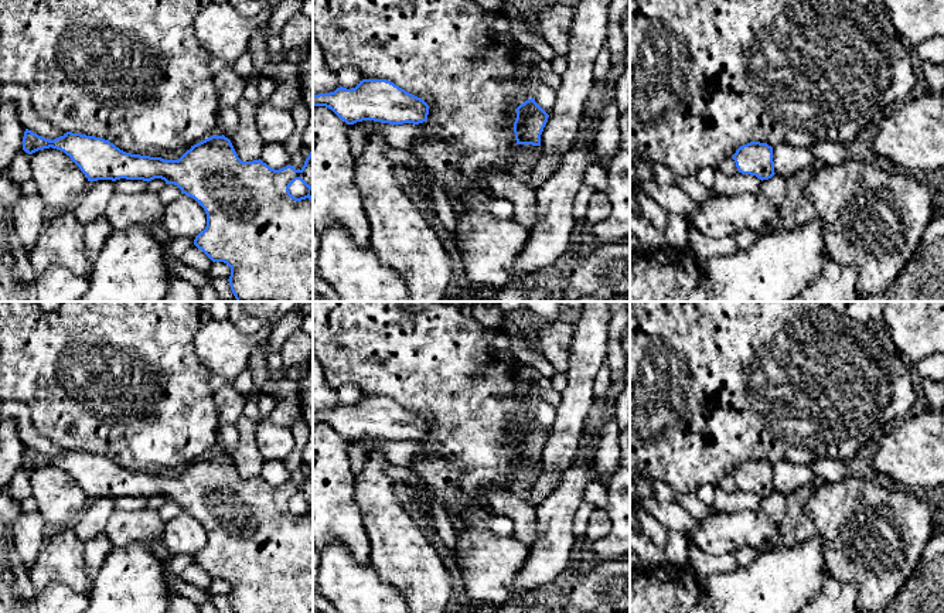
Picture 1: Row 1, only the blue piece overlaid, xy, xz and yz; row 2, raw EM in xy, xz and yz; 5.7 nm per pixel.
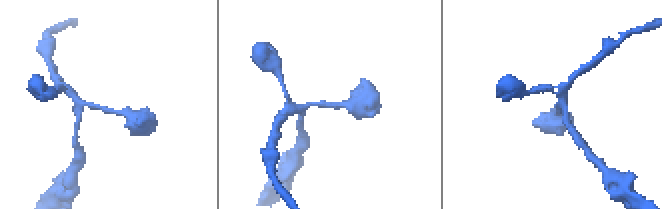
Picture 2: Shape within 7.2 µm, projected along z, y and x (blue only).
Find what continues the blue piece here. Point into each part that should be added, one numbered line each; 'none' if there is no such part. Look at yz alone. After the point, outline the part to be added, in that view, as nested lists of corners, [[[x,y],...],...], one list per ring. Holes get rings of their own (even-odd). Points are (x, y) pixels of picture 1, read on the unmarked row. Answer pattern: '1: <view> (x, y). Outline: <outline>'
none

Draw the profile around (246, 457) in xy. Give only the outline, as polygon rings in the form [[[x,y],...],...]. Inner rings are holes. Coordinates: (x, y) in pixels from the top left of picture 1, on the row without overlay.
[[[242,415],[235,425],[238,428],[239,443],[231,460],[242,479],[259,477],[265,459],[258,447],[258,423]]]

